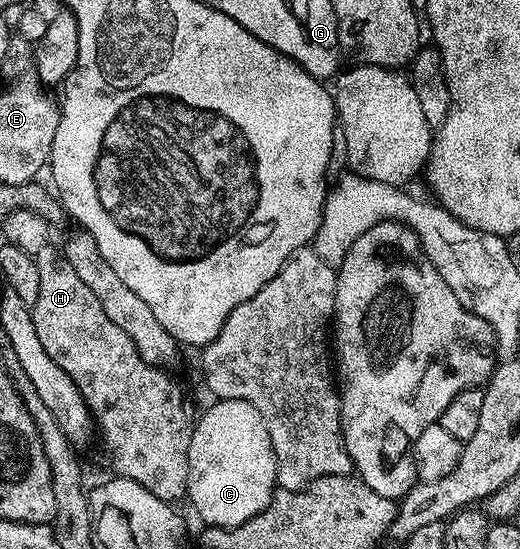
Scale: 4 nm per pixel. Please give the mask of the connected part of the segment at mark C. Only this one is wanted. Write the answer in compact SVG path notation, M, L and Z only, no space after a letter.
M216 400L192 425L186 500L214 528L238 528L254 518L276 491L276 455L262 414L245 400Z

